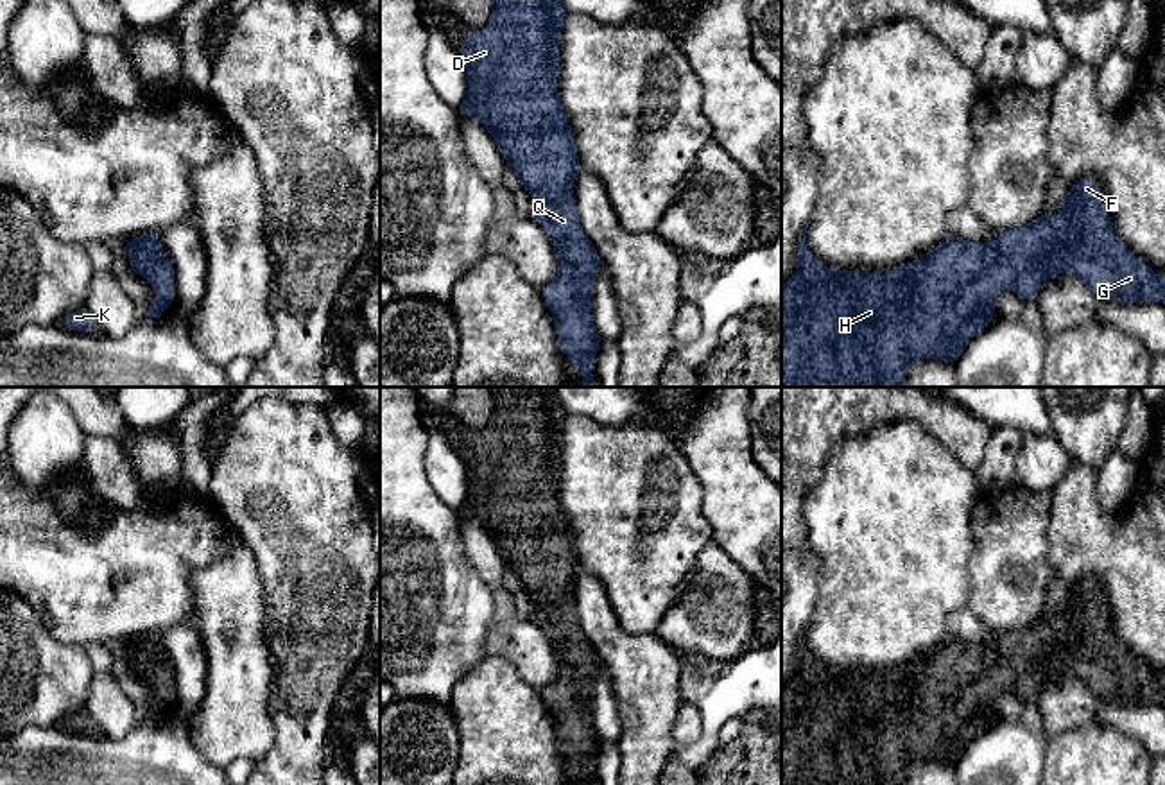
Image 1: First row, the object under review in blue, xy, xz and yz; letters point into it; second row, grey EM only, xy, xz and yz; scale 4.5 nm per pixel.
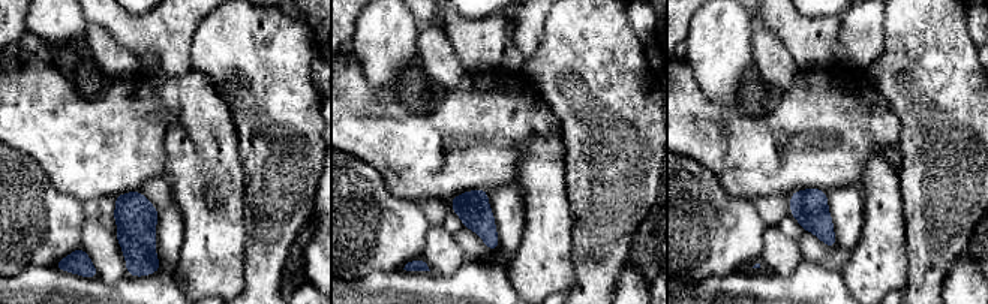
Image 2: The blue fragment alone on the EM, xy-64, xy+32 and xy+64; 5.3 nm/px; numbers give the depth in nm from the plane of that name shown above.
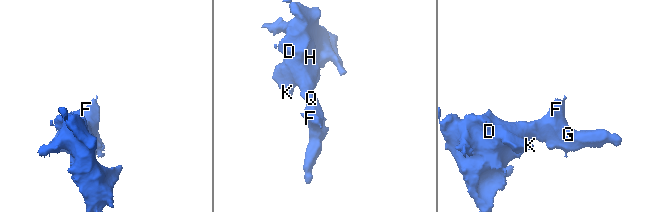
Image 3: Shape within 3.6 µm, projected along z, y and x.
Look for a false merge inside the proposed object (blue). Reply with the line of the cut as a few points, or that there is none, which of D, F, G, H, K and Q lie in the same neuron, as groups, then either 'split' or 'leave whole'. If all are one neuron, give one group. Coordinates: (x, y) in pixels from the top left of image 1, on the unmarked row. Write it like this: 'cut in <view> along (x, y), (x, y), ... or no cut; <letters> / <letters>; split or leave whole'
no cut; D F G H K Q; leave whole

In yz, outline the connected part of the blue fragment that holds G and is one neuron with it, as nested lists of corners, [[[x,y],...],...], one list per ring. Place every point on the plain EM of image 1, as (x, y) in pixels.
[[[1093,577],[1072,584],[1059,617],[1040,615],[1022,631],[1000,631],[993,647],[952,638],[889,676],[826,670],[812,656],[807,631],[796,645],[796,654],[796,674],[781,686],[781,785],[903,785],[912,762],[936,760],[955,765],[964,747],[993,722],[995,701],[1004,692],[1013,692],[1023,703],[1036,701],[1054,676],[1077,677],[1099,703],[1165,706],[1165,681],[1133,658],[1120,642],[1106,597]]]

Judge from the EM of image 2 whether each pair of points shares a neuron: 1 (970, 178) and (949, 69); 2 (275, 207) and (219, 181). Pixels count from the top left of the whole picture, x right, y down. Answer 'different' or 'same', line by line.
1: same
2: different

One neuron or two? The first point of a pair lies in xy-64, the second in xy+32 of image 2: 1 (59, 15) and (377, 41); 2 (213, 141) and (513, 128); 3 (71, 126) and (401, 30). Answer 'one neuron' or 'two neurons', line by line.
1: one neuron
2: two neurons
3: two neurons

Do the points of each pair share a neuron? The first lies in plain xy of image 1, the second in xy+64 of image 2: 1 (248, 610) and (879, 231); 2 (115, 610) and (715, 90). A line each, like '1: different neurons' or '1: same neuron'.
1: same neuron
2: different neurons

